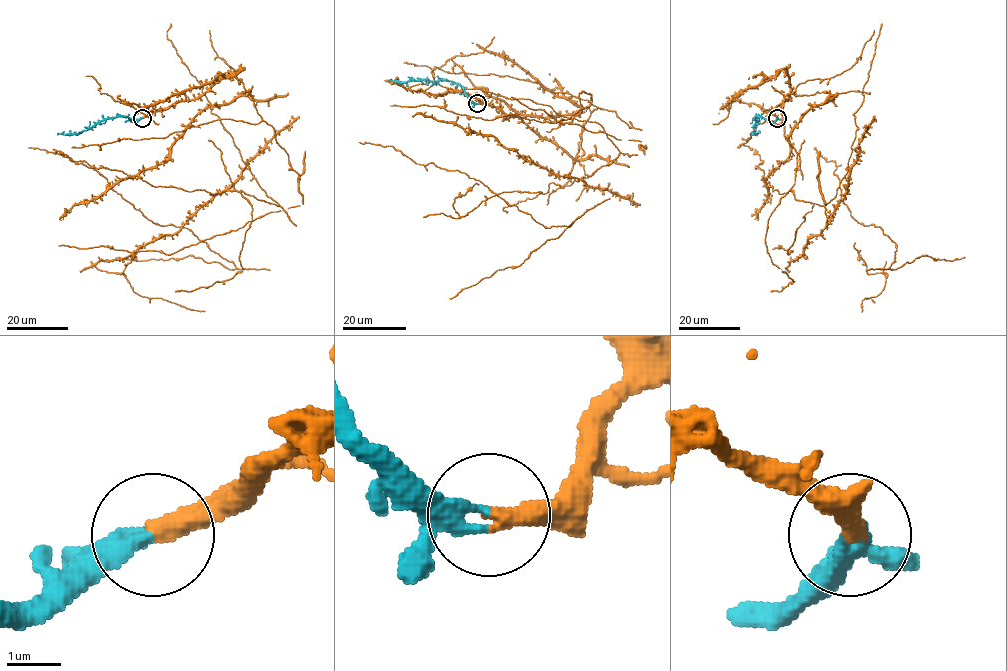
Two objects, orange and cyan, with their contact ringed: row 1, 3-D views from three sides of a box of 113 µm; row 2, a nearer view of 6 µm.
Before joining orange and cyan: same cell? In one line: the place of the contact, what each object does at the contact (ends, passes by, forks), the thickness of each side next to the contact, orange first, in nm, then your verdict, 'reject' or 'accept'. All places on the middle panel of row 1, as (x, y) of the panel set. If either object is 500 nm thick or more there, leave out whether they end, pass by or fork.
(477, 103) | orange ends | cyan passes by | 360/240 nm | accept

